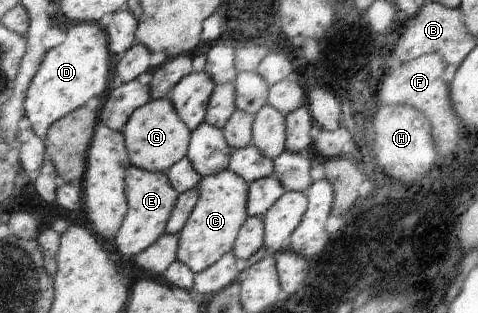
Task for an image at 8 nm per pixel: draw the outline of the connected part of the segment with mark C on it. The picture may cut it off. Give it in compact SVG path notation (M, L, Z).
M233 170L204 176L198 187L200 198L180 233L178 260L186 263L195 273L209 269L234 249L239 232L249 217L247 204L250 184Z

